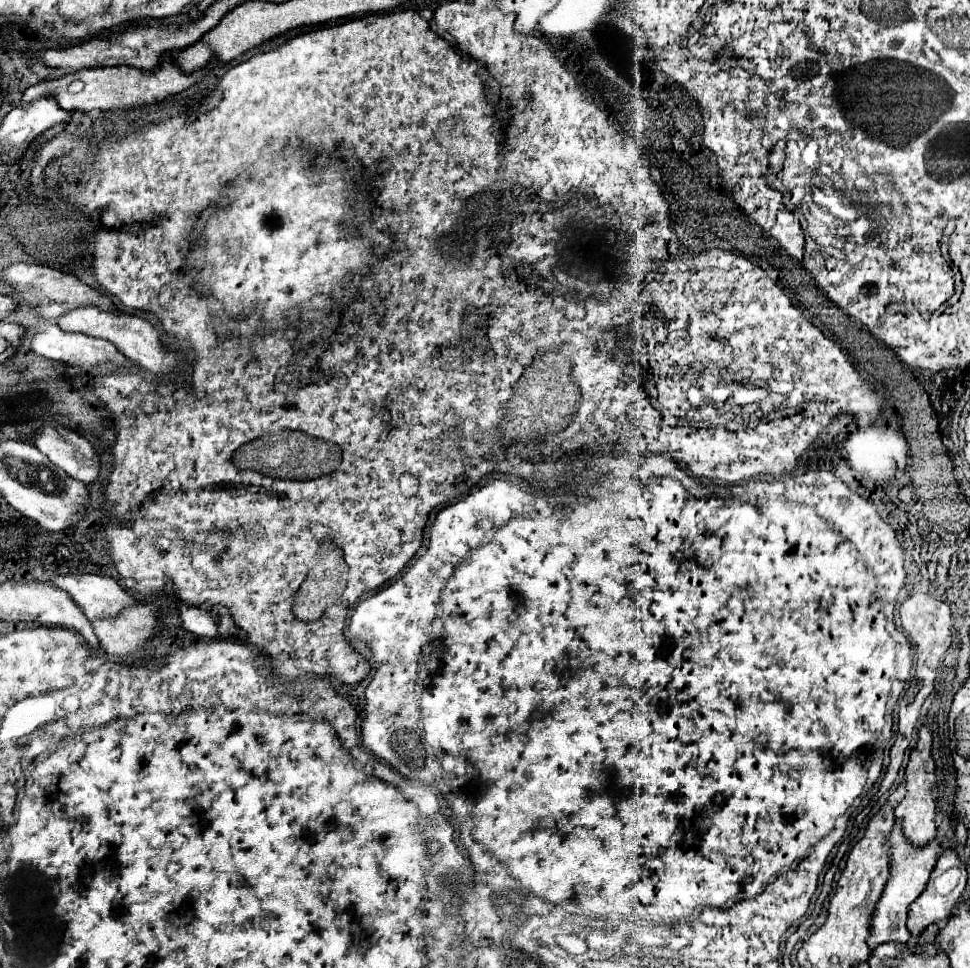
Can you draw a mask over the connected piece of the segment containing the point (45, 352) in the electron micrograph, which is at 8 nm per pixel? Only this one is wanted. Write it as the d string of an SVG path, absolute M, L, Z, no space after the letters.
M40 321L32 327L28 331L28 339L32 339L32 351L46 359L82 367L92 367L108 359L114 359L118 365L128 365L126 357L118 353L112 343L82 333L66 333L50 321Z

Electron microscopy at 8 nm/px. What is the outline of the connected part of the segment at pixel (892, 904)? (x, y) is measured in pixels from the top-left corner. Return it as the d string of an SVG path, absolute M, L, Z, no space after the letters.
M898 821L890 833L890 845L892 845L892 863L890 863L890 877L886 883L886 889L876 905L872 923L870 923L870 937L868 937L868 947L874 949L880 943L886 941L900 941L906 943L912 935L906 929L906 919L908 919L908 911L910 905L920 897L920 893L926 887L926 881L942 853L942 843L938 839L922 845L922 847L914 847L910 845L910 841L906 841L904 833L902 833L902 821Z

